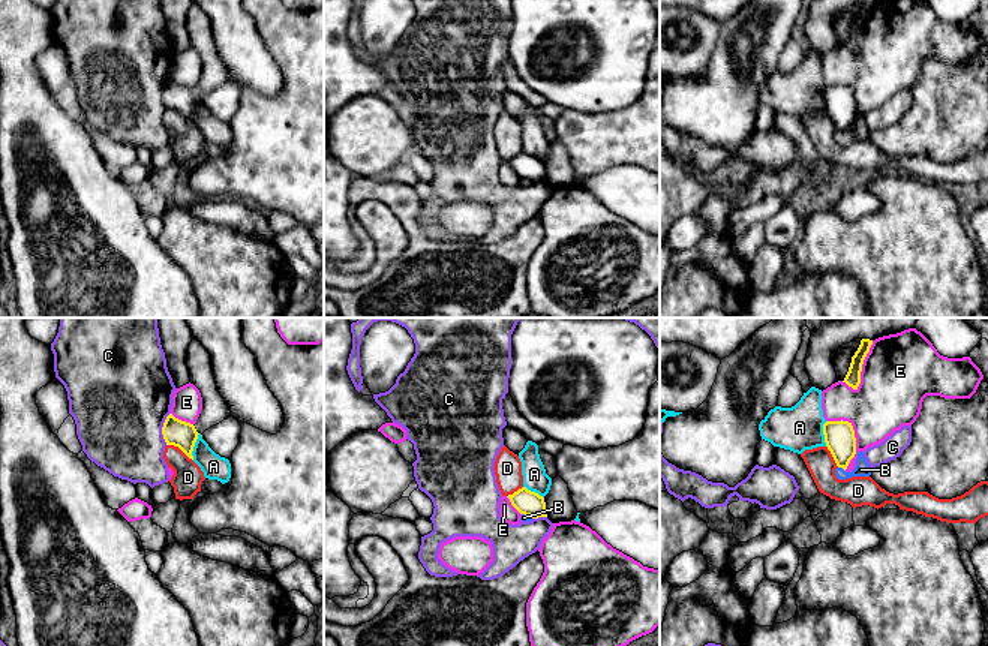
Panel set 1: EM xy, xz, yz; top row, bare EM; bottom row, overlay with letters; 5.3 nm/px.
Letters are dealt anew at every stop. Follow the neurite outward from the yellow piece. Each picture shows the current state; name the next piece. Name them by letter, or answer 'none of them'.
none of them

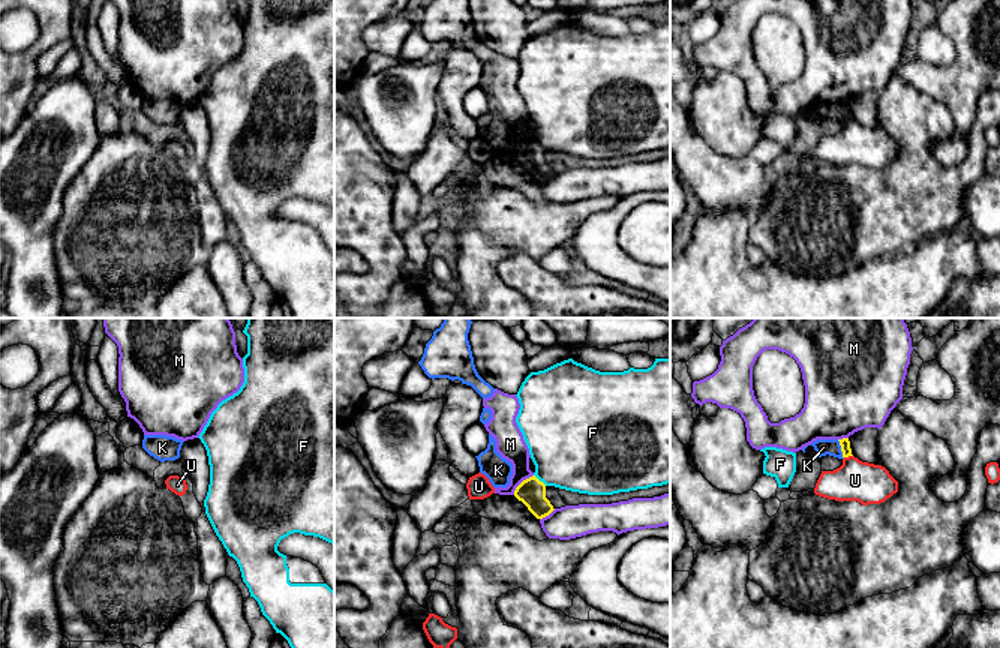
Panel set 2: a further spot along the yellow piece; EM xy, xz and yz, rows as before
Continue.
none of them

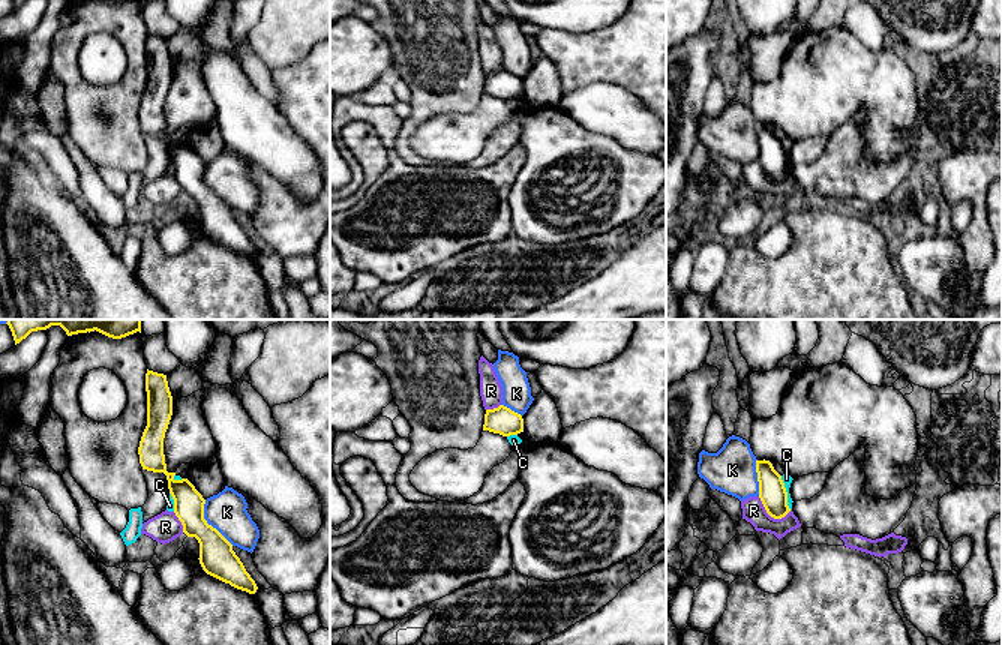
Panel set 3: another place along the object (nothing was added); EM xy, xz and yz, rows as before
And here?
none of them

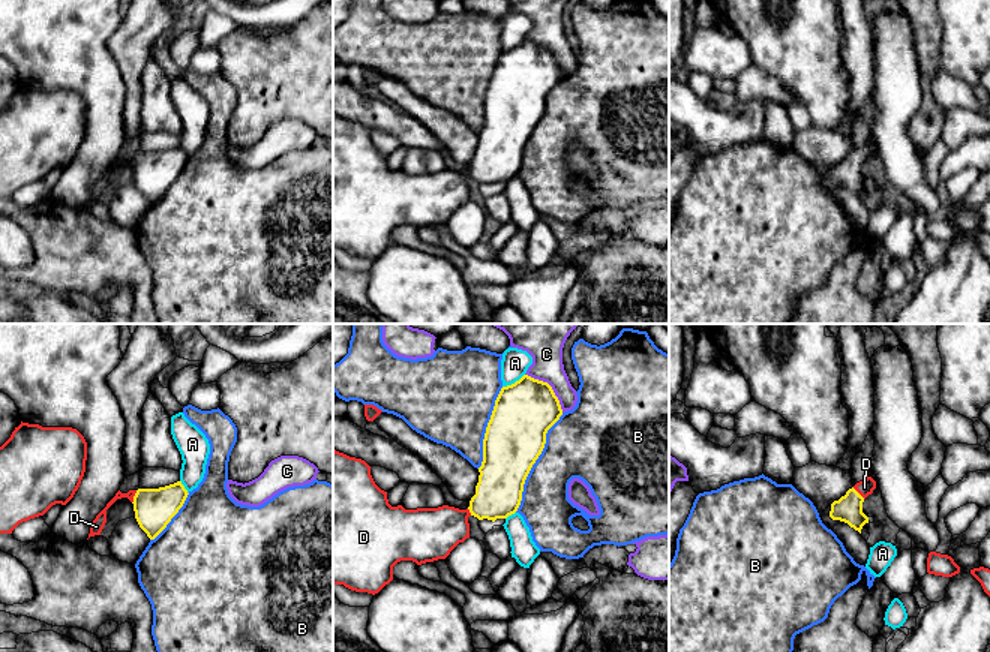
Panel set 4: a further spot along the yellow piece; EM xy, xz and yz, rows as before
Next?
D

